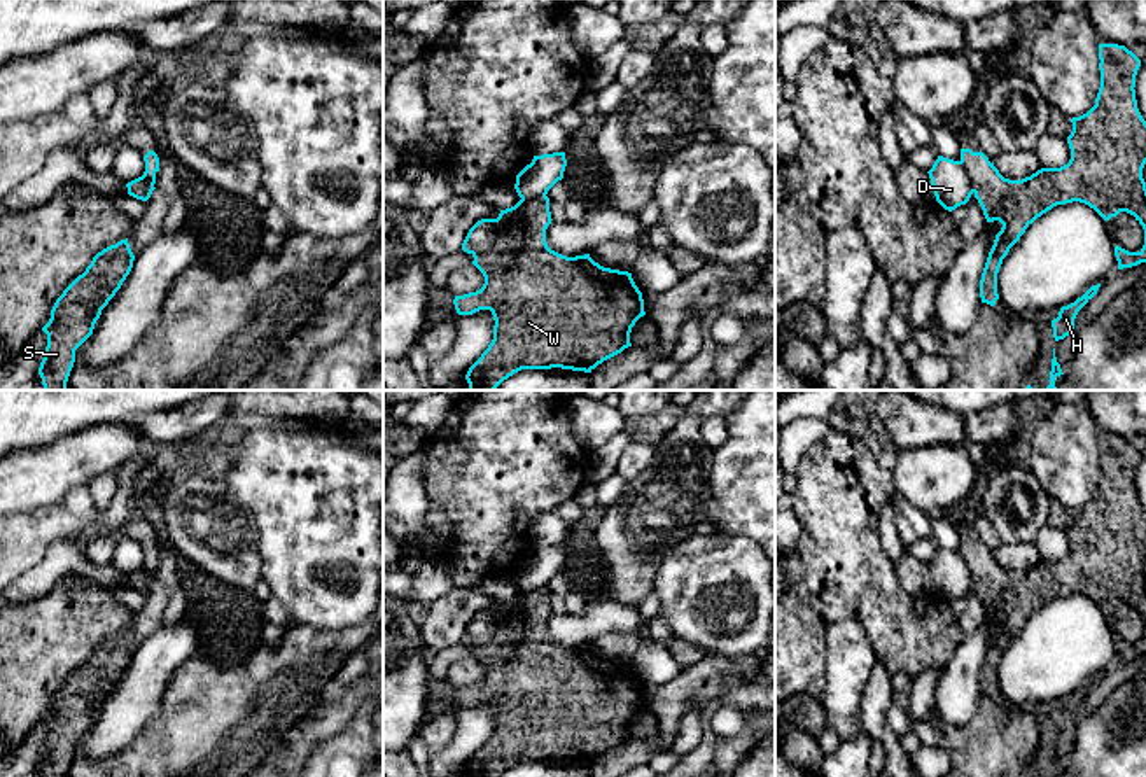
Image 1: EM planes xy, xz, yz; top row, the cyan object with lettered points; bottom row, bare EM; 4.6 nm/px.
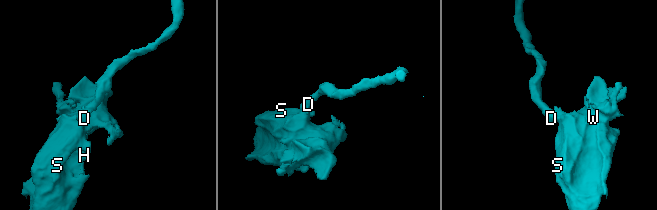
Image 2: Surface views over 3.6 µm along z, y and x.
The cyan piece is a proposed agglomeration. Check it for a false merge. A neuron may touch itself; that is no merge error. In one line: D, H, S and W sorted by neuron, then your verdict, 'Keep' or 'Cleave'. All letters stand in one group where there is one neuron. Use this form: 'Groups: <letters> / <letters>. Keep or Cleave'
Groups: D / H S W. Cleave

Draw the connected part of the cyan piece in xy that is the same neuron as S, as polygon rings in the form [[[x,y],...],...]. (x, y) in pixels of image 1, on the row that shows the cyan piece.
[[[128,238],[98,252],[82,275],[79,275],[56,299],[49,322],[45,355],[38,374],[42,390],[66,390],[75,362],[75,350],[93,334],[101,310],[121,289],[133,268],[135,256]]]

